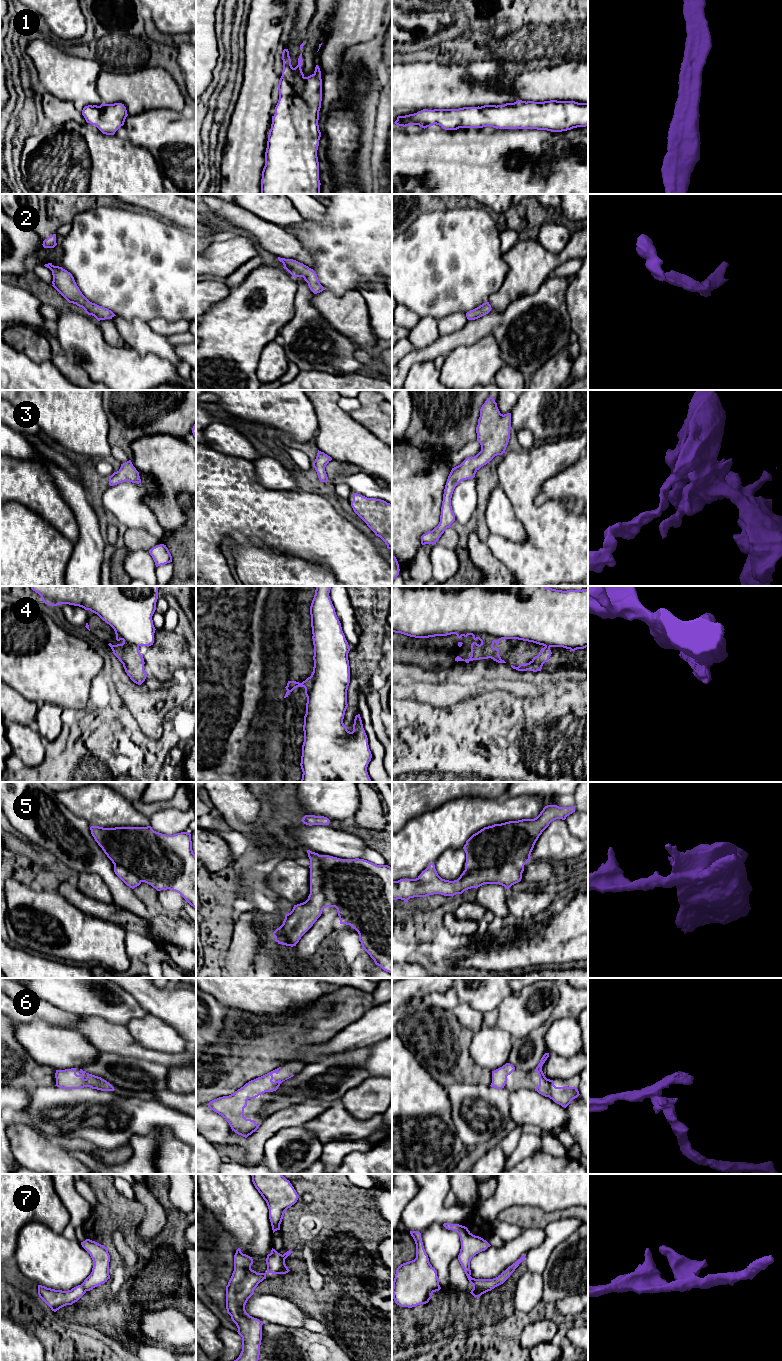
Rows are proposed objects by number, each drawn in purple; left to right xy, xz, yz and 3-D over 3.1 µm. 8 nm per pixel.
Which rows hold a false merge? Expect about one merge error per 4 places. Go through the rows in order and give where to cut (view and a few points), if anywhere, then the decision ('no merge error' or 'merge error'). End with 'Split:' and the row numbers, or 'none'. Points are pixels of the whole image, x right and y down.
1: no cut | no merge error
2: no cut | no merge error
3: no cut | no merge error
4: yz (456, 633), (487, 633), (503, 638) | merge error
5: no cut | no merge error
6: no cut | no merge error
7: no cut | no merge error
Split: 4

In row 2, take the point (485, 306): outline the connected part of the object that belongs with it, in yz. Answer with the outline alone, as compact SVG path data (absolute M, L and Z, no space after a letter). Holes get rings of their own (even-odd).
M485 302L479 307L470 310L469 312L466 313L466 317L468 320L475 320L478 319L486 314L488 314L491 311L491 305L489 302Z

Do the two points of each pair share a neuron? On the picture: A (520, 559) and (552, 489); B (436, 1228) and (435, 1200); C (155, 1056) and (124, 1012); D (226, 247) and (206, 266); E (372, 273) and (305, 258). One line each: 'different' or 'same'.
A: different
B: different
C: different
D: same
E: different

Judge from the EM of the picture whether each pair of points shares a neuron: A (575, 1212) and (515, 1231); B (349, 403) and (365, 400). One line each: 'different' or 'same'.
A: different
B: different

